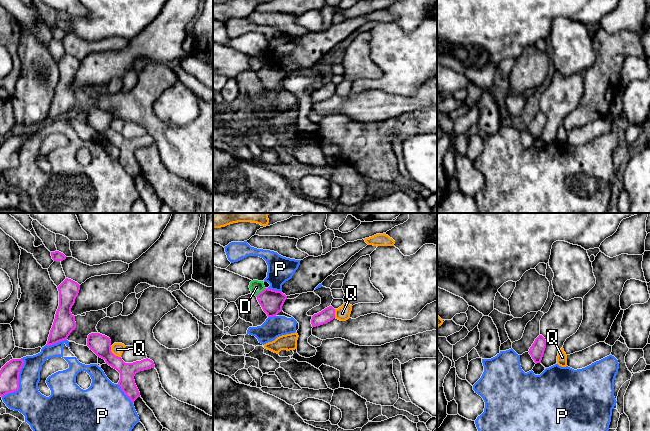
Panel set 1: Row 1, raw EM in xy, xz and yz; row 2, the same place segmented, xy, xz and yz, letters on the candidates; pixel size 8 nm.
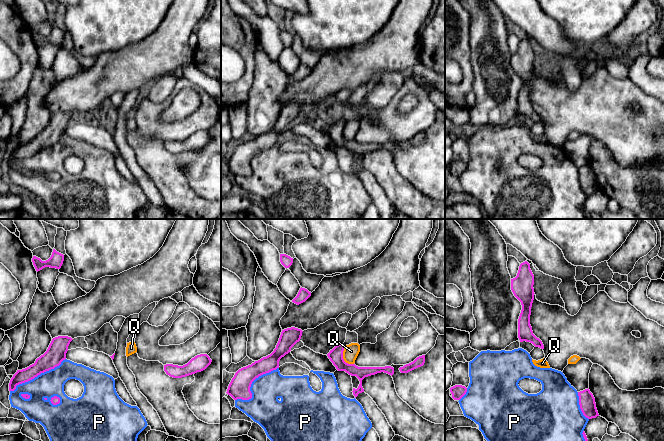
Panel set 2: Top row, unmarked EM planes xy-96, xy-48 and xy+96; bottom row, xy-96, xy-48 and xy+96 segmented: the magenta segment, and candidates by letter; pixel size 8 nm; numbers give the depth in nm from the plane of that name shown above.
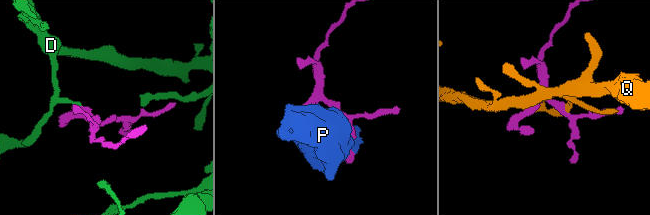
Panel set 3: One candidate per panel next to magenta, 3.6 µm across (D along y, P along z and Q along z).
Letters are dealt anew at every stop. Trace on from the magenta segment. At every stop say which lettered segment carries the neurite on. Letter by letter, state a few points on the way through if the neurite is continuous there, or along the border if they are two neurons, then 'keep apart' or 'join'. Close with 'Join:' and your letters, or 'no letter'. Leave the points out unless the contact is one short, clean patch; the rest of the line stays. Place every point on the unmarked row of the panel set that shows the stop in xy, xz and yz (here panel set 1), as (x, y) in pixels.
D: border xz (265, 64), (256, 72); keep apart
P: keep apart
Q: border xy (110, 122), (110, 126), (120, 133); keep apart
Join: no letter

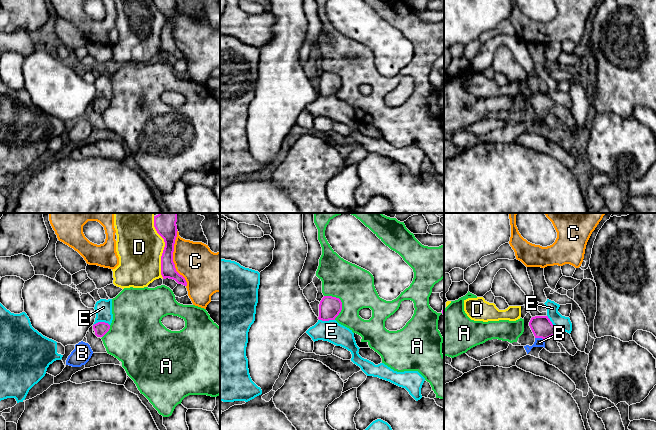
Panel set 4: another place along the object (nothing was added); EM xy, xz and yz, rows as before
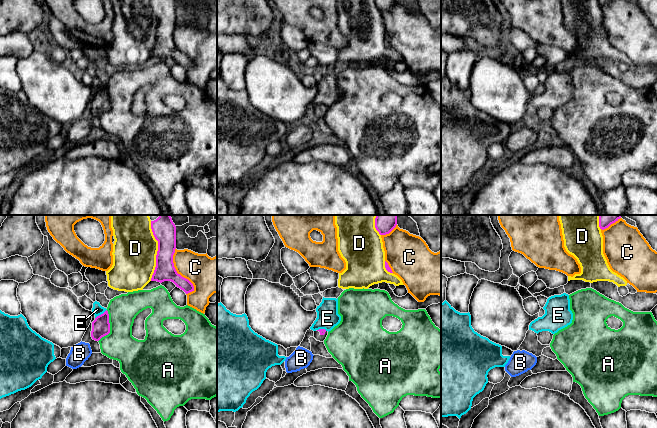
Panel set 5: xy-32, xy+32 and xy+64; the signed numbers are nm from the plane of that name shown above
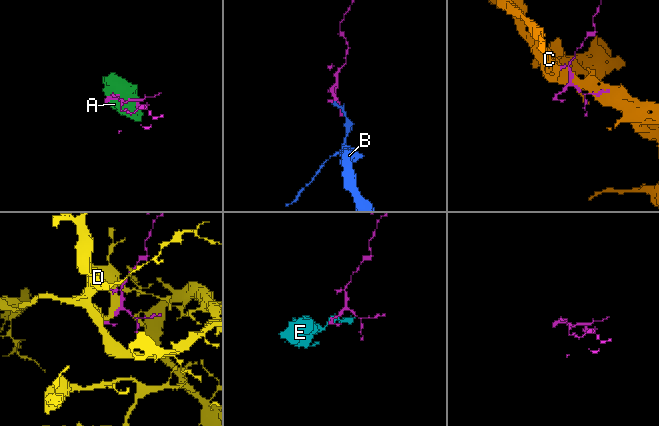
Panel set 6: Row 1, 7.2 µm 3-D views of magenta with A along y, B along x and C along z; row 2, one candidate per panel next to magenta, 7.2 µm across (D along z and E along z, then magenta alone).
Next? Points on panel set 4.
A: keep apart
B: way yz (541, 102), (540, 113), (539, 118); join
C: keep apart
D: keep apart
E: border xy (109, 100), (96, 98), (93, 101); keep apart
Join: B

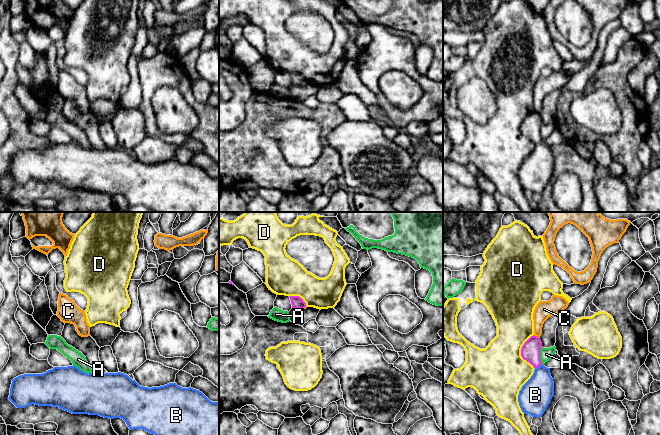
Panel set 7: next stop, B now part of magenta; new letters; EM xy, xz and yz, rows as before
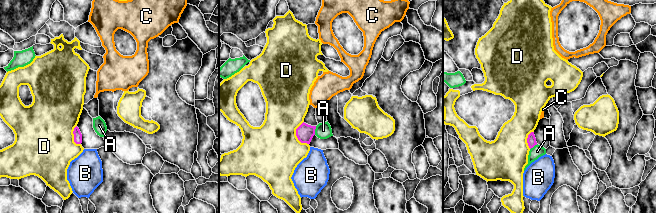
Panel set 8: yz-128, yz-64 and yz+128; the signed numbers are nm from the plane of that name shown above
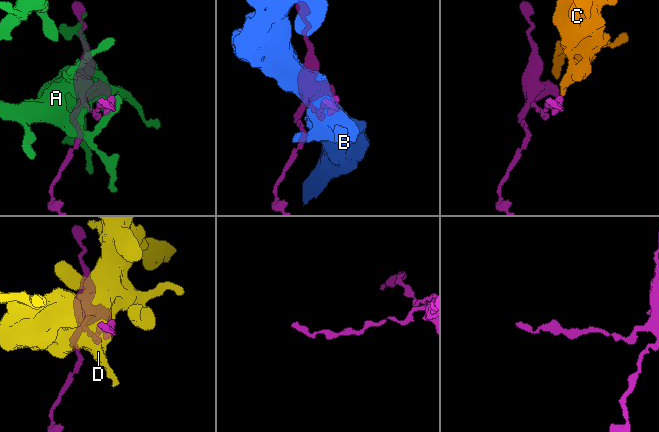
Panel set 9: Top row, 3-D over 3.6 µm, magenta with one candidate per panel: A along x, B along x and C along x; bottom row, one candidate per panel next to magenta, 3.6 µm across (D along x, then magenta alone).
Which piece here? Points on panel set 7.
A: keep apart
B: keep apart
C: border yz (533, 111), (538, 113); keep apart
D: keep apart
Join: no letter

